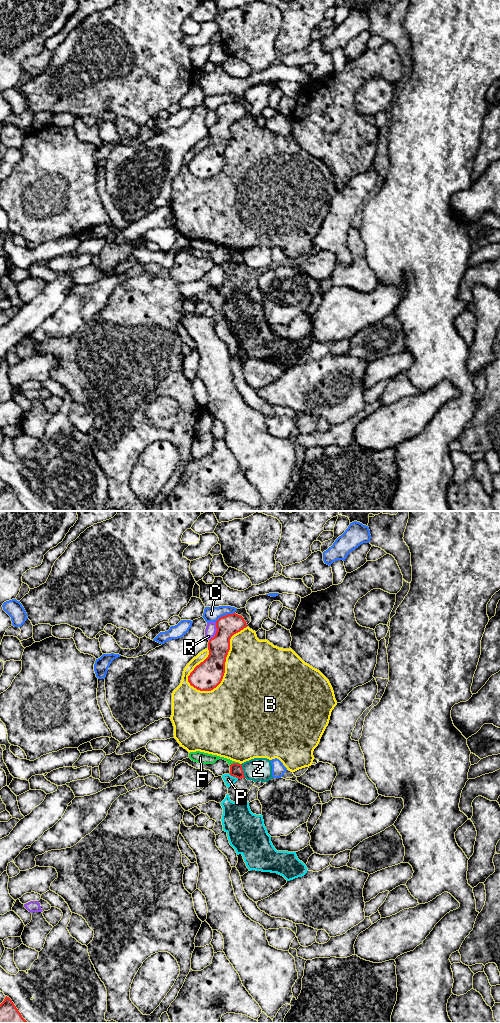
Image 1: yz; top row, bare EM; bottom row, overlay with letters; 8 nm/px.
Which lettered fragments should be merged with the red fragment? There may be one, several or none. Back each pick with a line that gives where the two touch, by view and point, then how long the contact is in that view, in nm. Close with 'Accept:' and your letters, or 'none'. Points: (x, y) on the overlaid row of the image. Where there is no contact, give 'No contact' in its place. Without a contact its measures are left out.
Accept: none

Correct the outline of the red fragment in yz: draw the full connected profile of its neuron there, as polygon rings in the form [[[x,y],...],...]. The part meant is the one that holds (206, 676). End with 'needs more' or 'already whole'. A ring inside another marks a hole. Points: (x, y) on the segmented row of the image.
[[[236,613],[225,615],[216,621],[216,634],[208,642],[208,657],[188,676],[191,686],[200,691],[211,691],[221,683],[230,650],[230,639],[246,627],[244,618]]]; already whole

